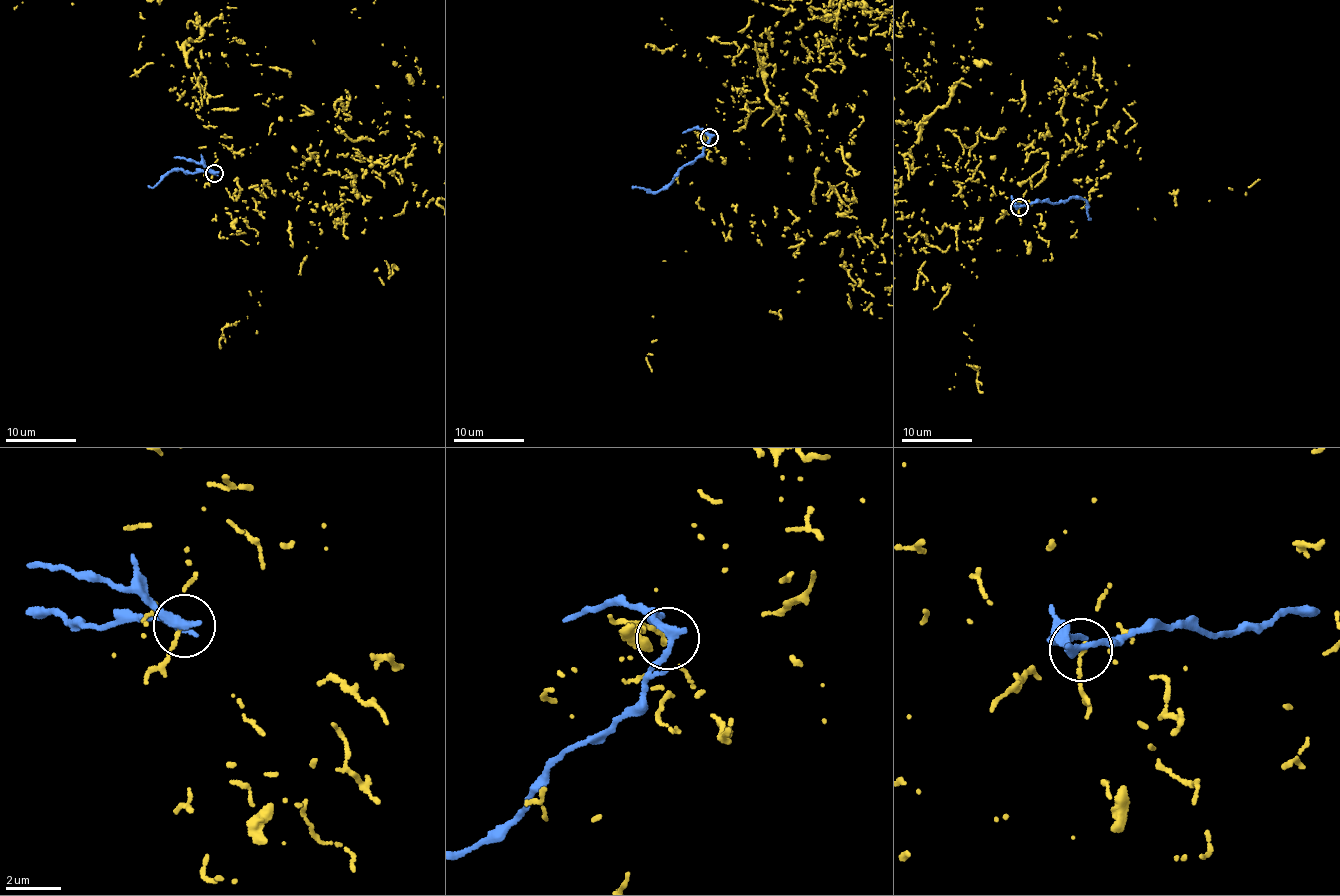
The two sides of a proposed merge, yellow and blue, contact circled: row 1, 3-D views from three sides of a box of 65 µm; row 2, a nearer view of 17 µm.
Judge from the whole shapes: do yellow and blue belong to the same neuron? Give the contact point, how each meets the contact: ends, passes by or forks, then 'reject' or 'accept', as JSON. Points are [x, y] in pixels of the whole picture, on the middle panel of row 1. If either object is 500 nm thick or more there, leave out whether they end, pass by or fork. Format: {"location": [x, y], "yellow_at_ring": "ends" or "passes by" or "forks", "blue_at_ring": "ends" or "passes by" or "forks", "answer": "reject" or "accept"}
{"location": [709, 137], "yellow_at_ring": "ends", "blue_at_ring": "passes by", "answer": "reject"}

